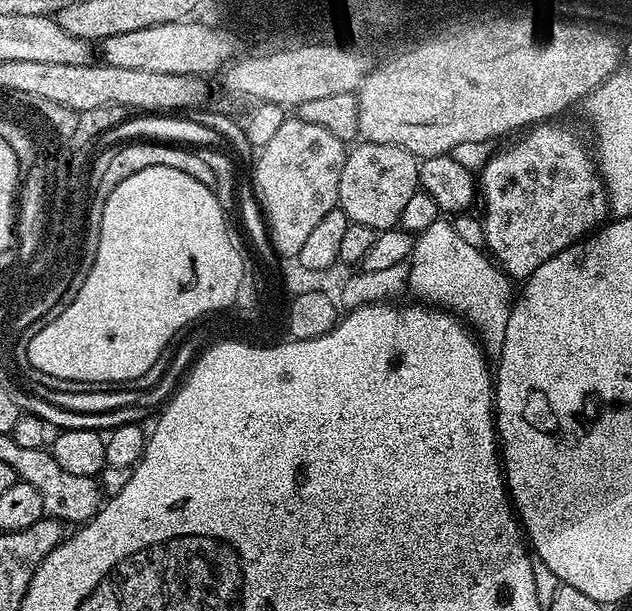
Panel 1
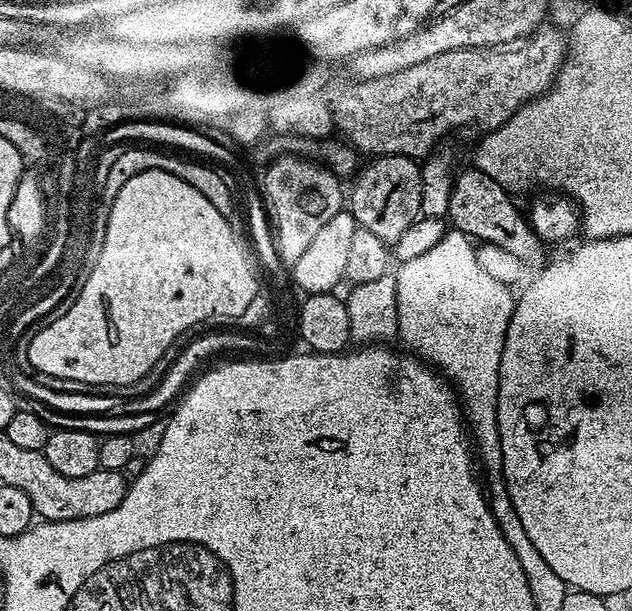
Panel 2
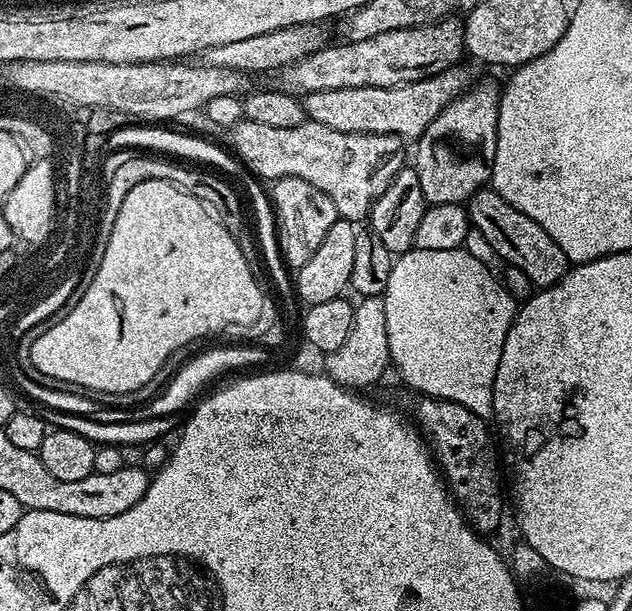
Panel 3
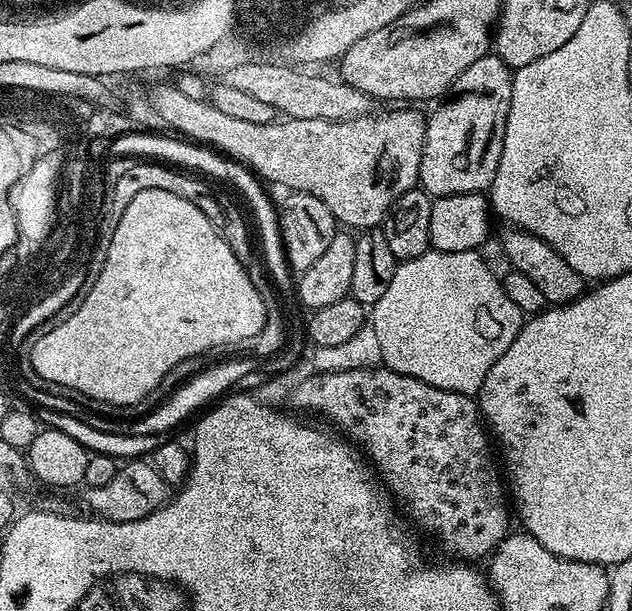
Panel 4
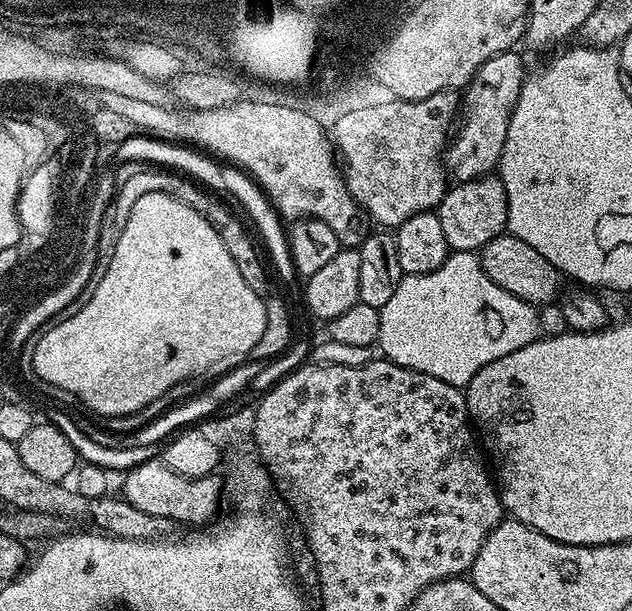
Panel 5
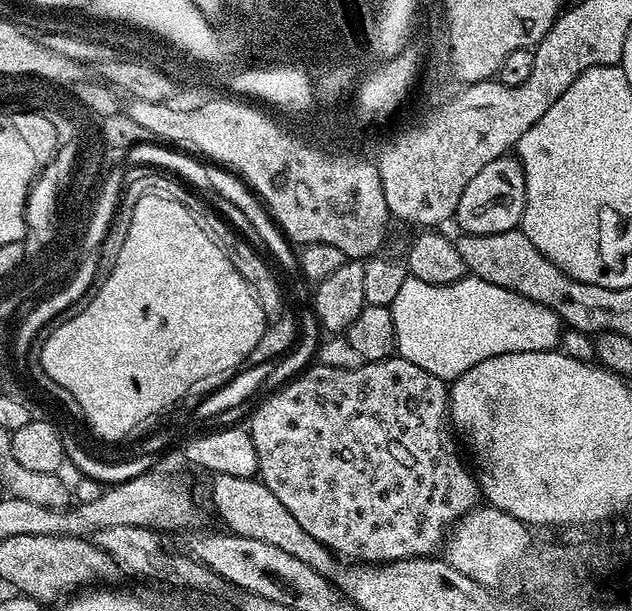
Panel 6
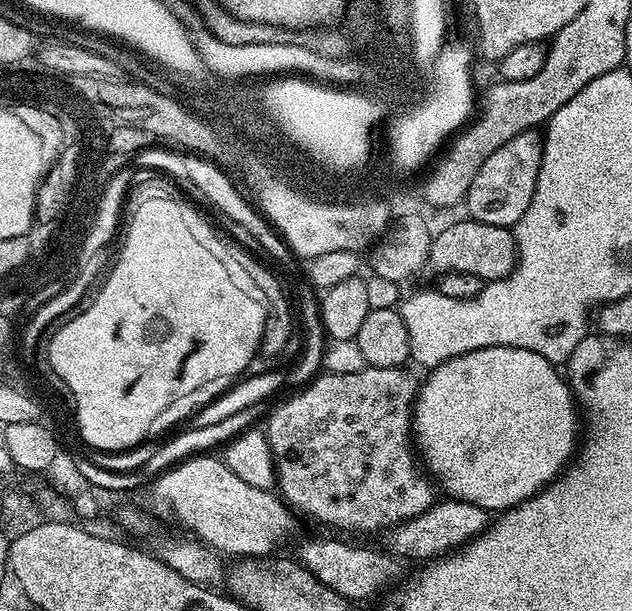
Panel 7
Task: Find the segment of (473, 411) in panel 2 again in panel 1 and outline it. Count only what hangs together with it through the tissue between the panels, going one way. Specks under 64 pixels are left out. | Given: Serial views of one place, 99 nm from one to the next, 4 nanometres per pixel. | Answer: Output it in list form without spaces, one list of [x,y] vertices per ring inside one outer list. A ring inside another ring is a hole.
[[[429,230],[415,237],[408,264],[410,292],[425,305],[459,314],[475,329],[489,353],[499,353],[506,338],[506,322],[514,303],[513,281],[466,237],[435,236],[434,233],[435,231]]]

